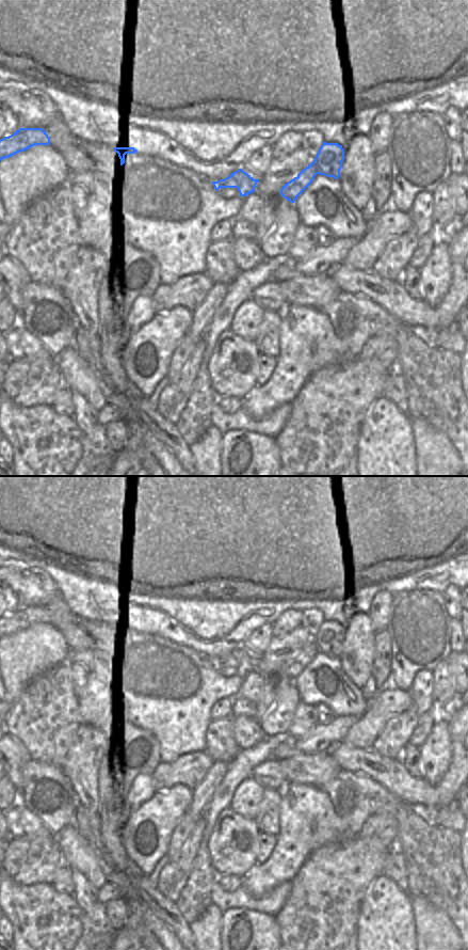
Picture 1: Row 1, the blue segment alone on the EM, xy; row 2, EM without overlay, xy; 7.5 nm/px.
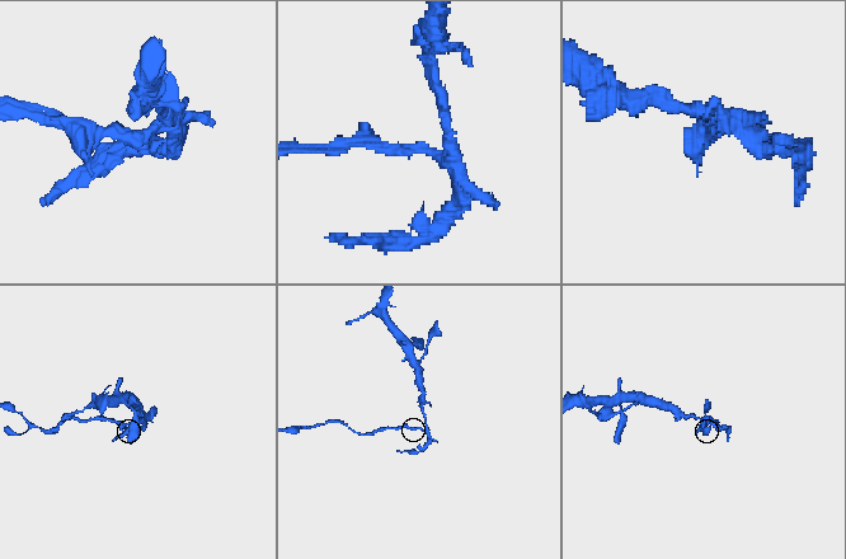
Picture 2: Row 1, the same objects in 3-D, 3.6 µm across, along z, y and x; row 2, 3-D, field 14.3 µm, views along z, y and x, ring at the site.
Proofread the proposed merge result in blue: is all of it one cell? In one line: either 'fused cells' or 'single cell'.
fused cells

